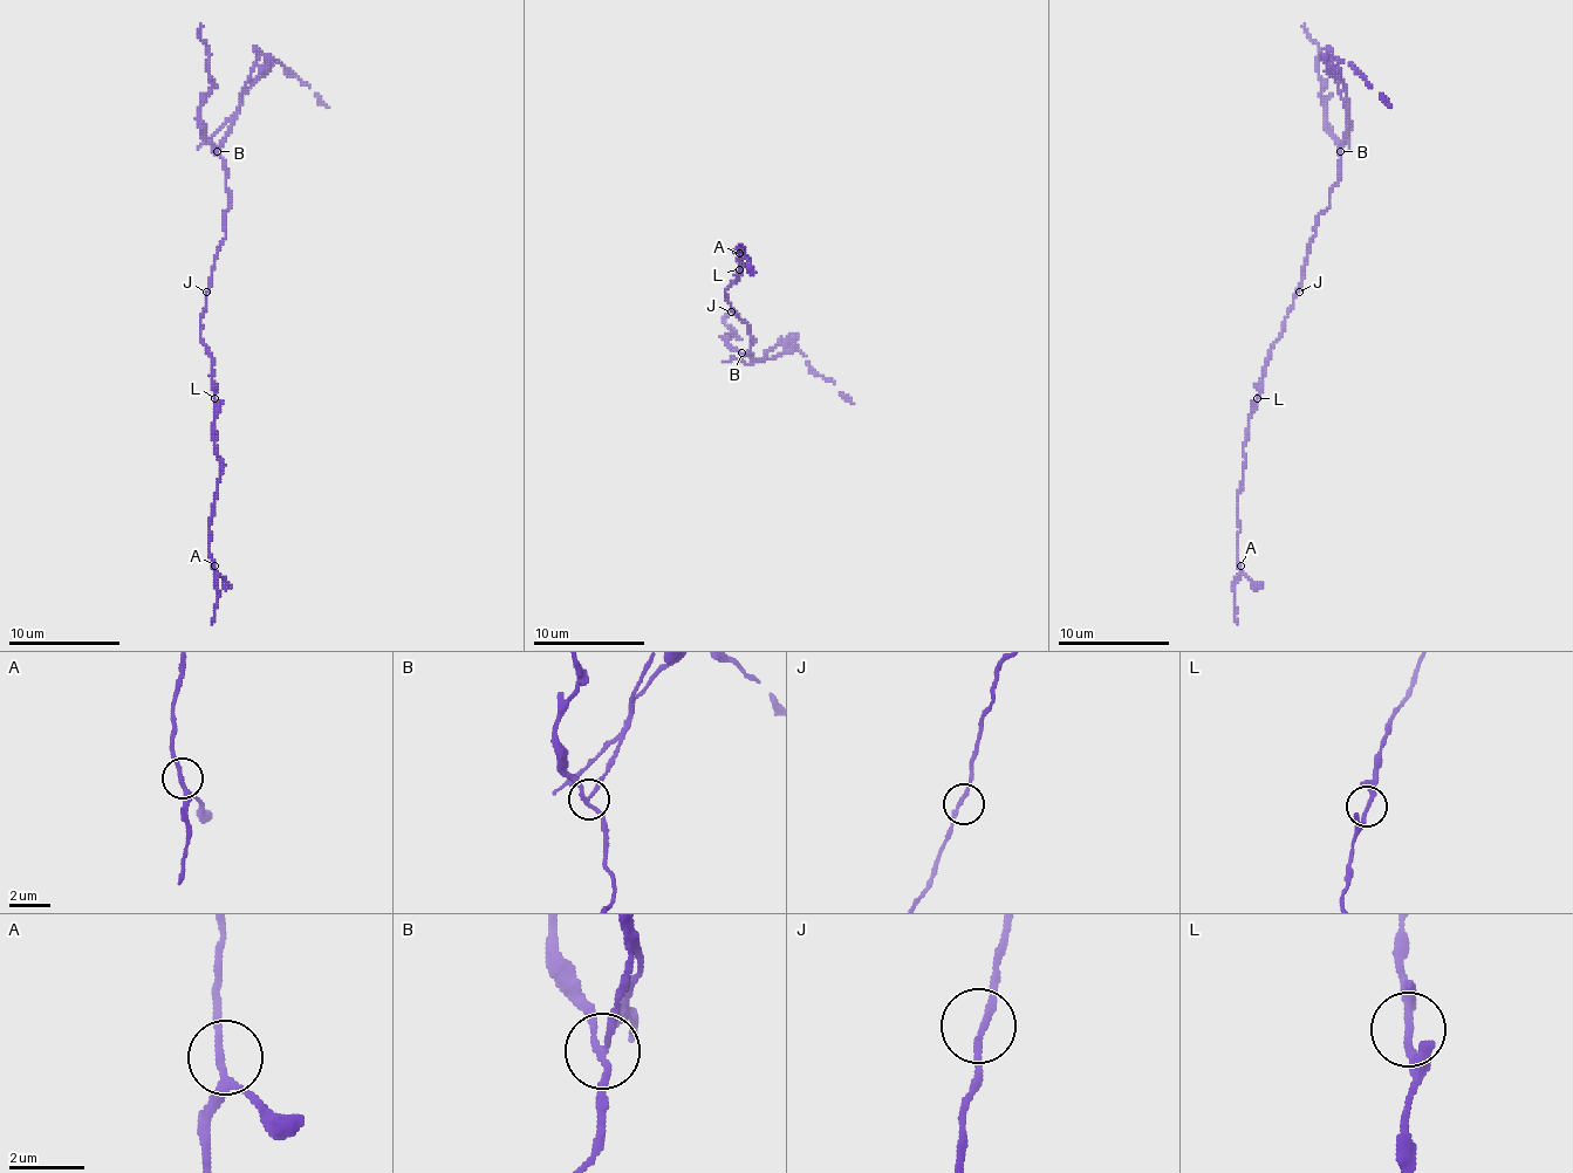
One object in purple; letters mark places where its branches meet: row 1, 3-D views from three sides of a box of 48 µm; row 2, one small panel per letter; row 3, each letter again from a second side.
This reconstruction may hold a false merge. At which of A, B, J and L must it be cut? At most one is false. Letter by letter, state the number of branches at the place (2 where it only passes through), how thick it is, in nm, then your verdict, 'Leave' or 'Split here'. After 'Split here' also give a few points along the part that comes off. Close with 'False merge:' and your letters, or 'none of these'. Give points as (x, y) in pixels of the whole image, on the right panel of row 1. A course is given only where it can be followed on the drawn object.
A: Branches: 3. Thickness 170 nm. Leave
B: Branches: 3. Thickness 160 nm. Split here. Course of the part to remove: (1341, 152), (1346, 98), (1338, 62), (1349, 62), (1392, 108)
J: Branches: 2. Thickness 180 nm. Leave
L: Branches: 3. Thickness 170 nm. Leave
False merge: B

